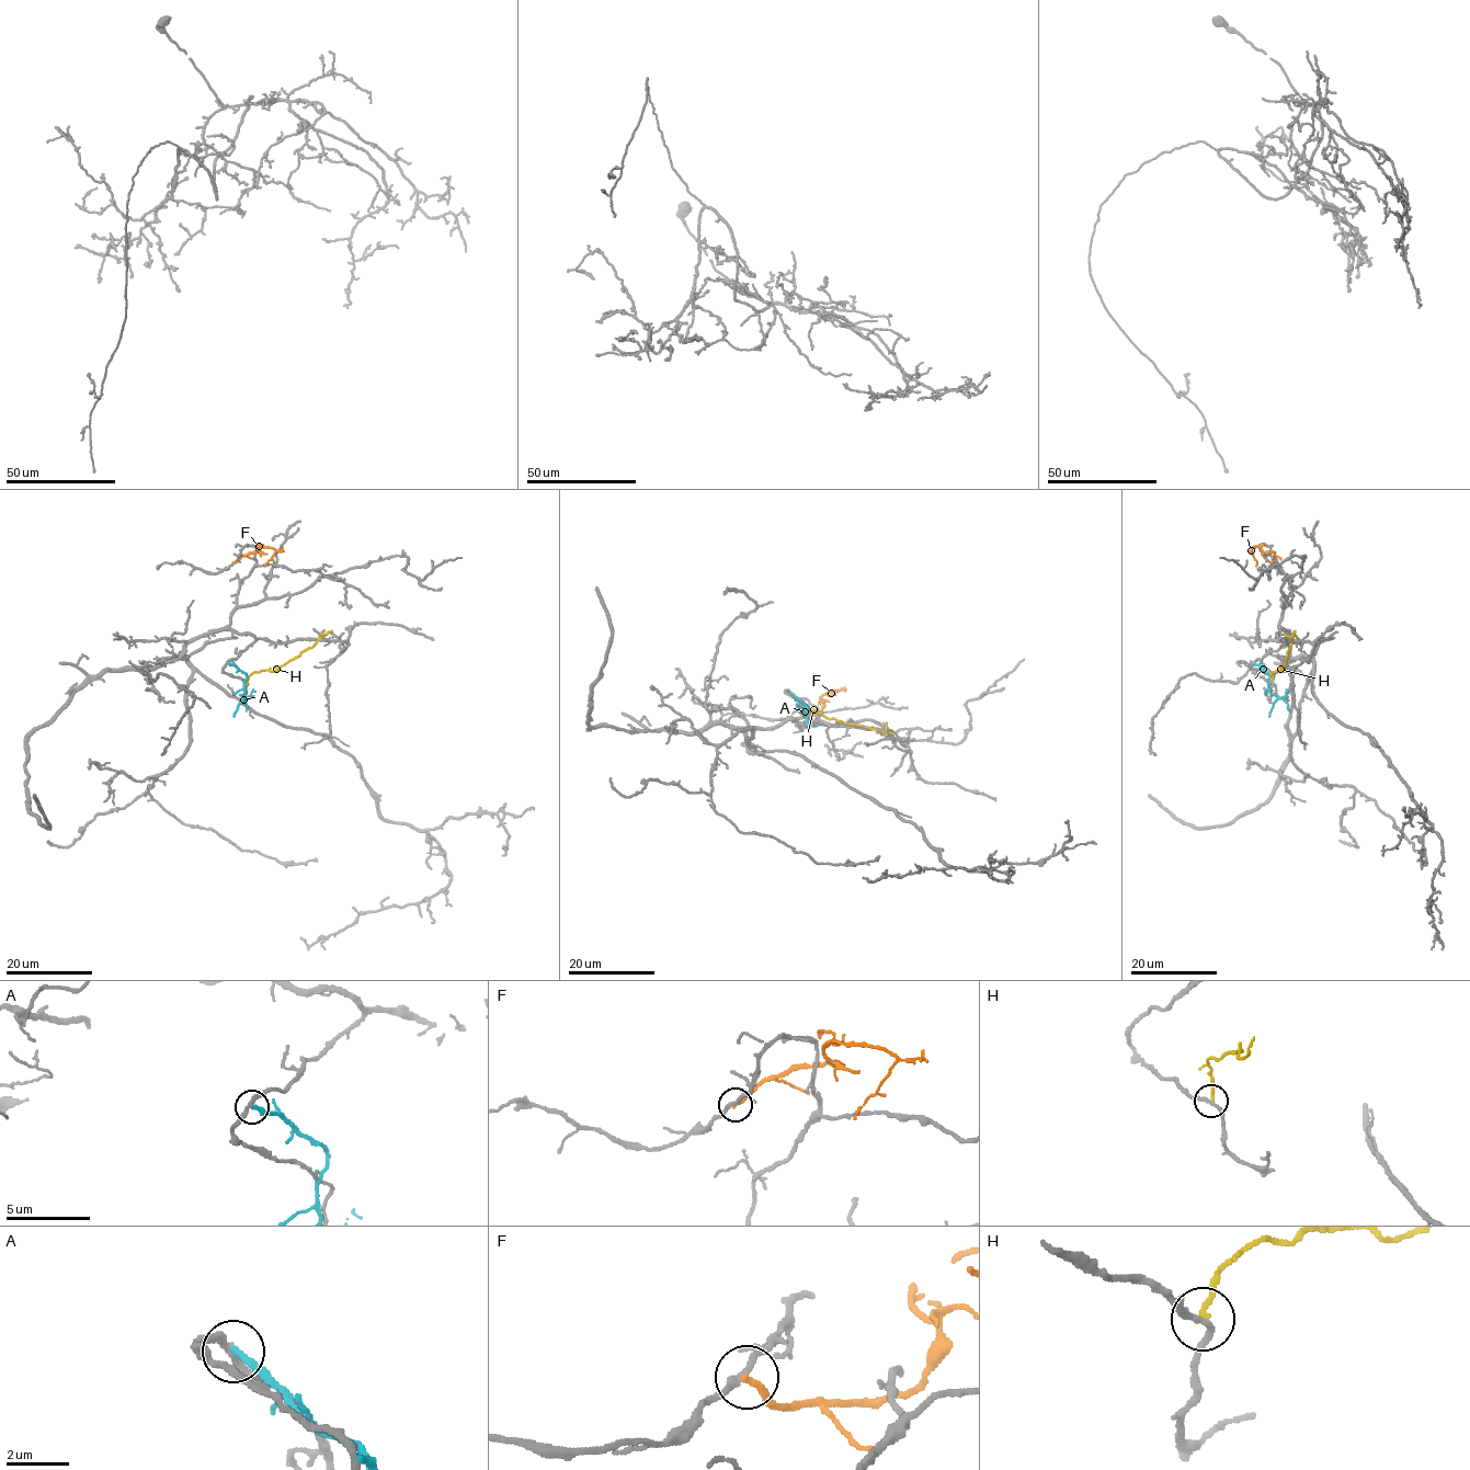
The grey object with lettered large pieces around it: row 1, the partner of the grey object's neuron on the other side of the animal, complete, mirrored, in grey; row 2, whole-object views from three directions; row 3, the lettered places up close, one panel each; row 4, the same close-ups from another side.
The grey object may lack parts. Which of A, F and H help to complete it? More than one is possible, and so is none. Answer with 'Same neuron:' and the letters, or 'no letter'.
Same neuron: no letter

